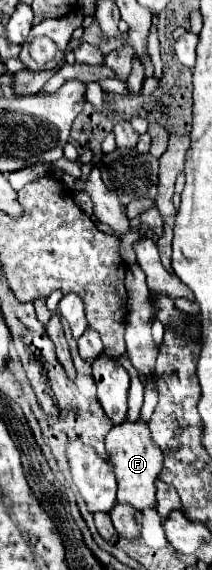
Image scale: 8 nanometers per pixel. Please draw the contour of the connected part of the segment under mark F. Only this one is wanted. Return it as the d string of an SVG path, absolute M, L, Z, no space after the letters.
M139 419L135 423L123 421L123 423L115 425L109 431L105 445L107 445L107 451L111 453L111 463L115 467L115 475L117 475L117 483L119 483L117 499L121 503L133 505L139 511L153 507L155 505L155 481L157 481L159 469L163 465L163 453L151 441L151 431L149 431L147 423L143 419Z

